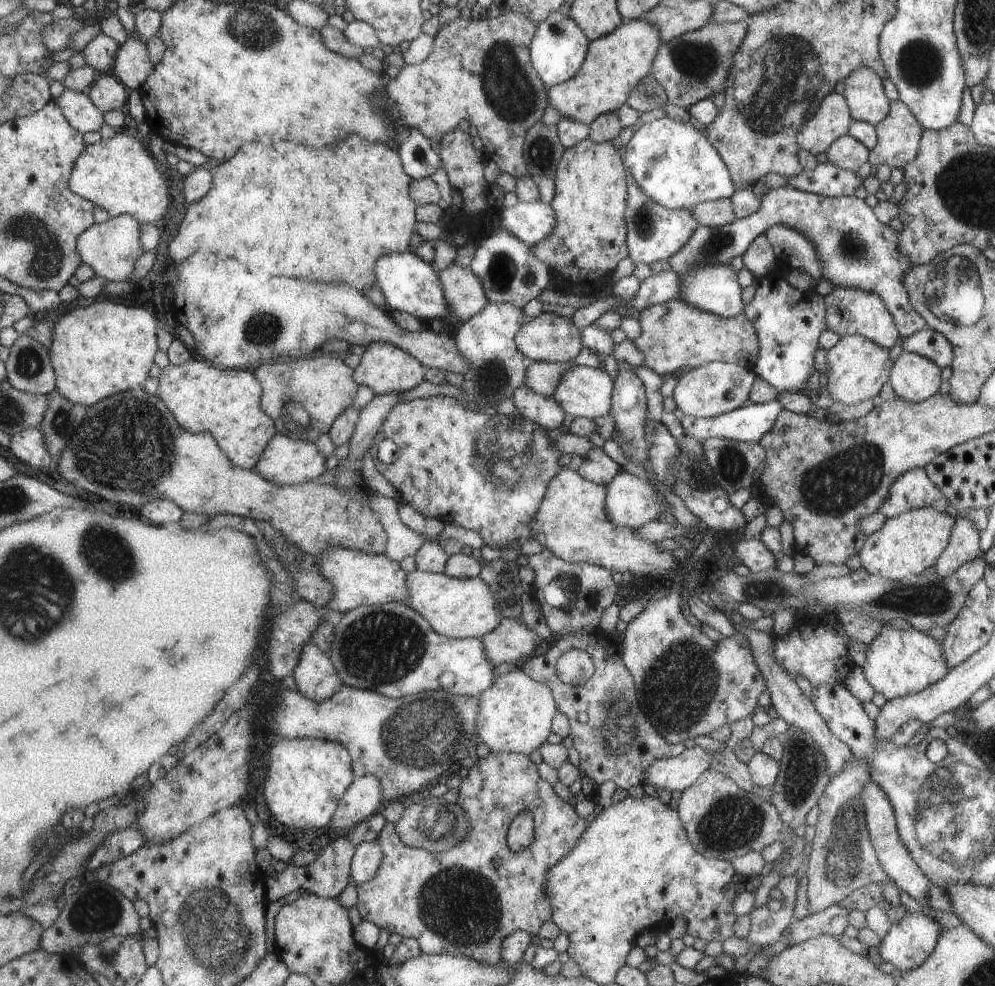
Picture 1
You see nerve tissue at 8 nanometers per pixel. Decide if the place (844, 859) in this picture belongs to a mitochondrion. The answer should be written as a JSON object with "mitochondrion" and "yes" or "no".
{"mitochondrion":"yes"}

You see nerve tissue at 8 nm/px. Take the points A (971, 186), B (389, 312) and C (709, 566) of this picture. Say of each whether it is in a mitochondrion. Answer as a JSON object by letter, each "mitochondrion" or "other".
{"A":"mitochondrion","B":"other","C":"other"}

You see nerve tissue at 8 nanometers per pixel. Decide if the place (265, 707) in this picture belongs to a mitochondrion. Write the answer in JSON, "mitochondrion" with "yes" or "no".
{"mitochondrion":"no"}

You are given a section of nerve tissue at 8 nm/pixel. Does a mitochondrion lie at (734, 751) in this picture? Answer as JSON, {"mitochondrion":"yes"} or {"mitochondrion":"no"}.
{"mitochondrion":"no"}

